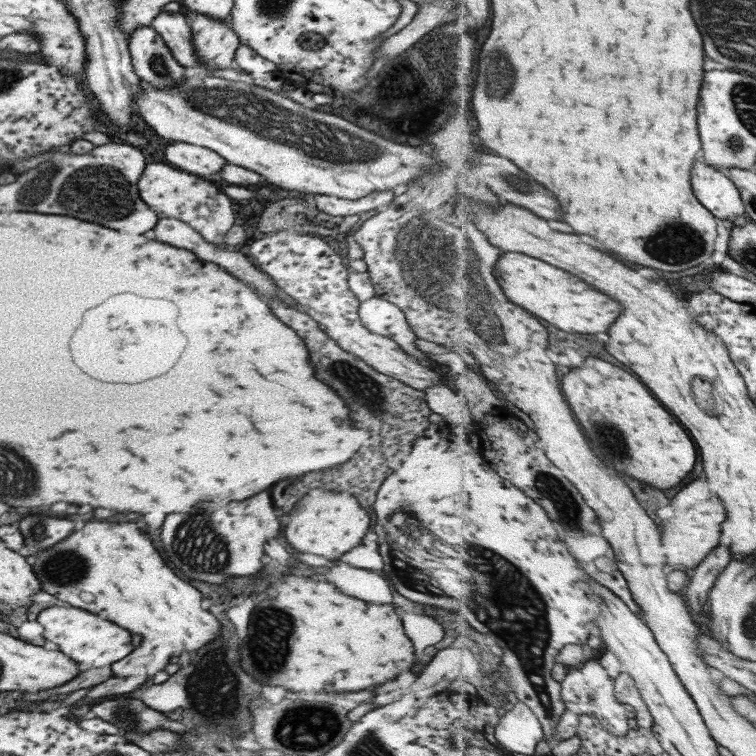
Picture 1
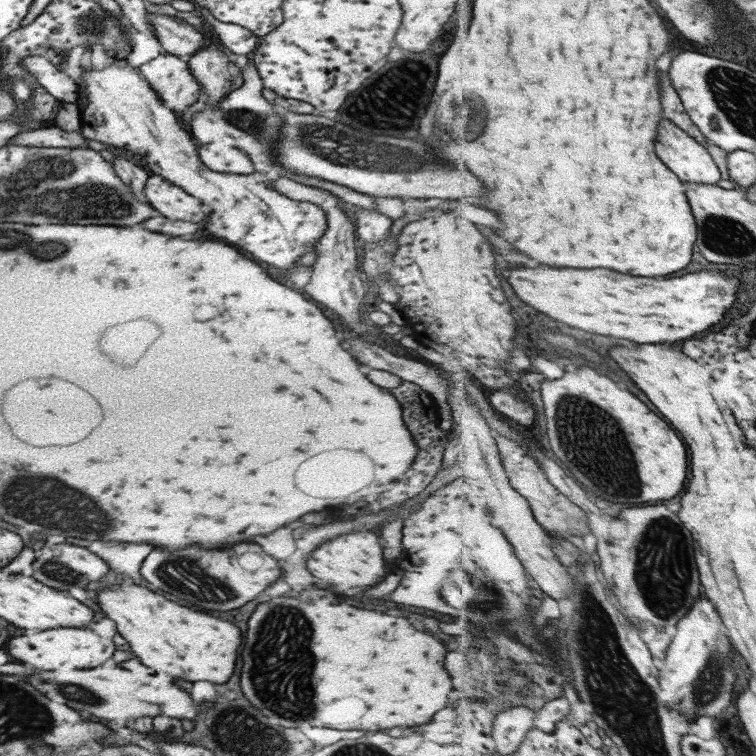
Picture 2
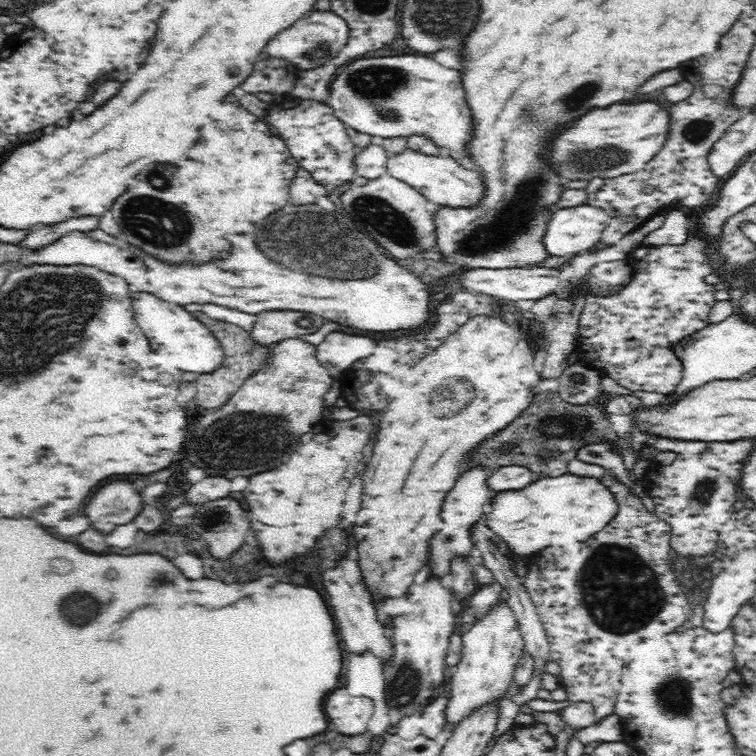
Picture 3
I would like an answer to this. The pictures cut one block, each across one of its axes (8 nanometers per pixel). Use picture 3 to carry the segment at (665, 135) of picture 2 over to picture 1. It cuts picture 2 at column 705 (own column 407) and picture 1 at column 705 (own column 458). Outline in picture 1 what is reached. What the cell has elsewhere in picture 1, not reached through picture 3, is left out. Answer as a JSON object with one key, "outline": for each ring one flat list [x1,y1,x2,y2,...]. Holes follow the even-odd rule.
{"outline":[[697,161,693,187,701,202,718,218,734,221,737,216,748,217,742,191,724,170,705,161]]}

